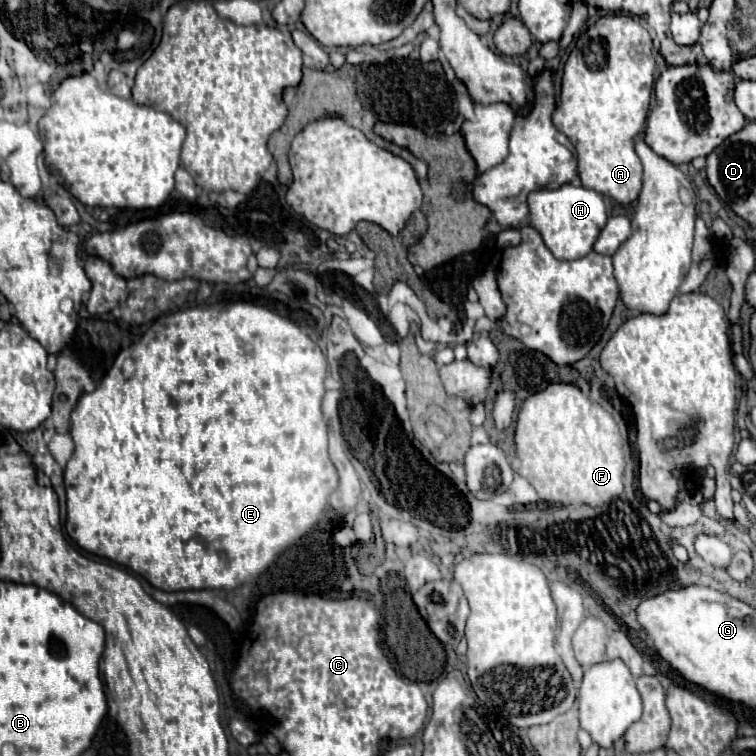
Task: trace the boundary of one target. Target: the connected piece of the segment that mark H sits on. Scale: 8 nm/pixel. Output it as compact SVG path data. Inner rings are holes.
M564 184L556 190L534 190L528 194L530 226L534 226L544 244L558 260L576 260L592 250L602 226L606 224L606 206L596 190L588 190L574 184Z

